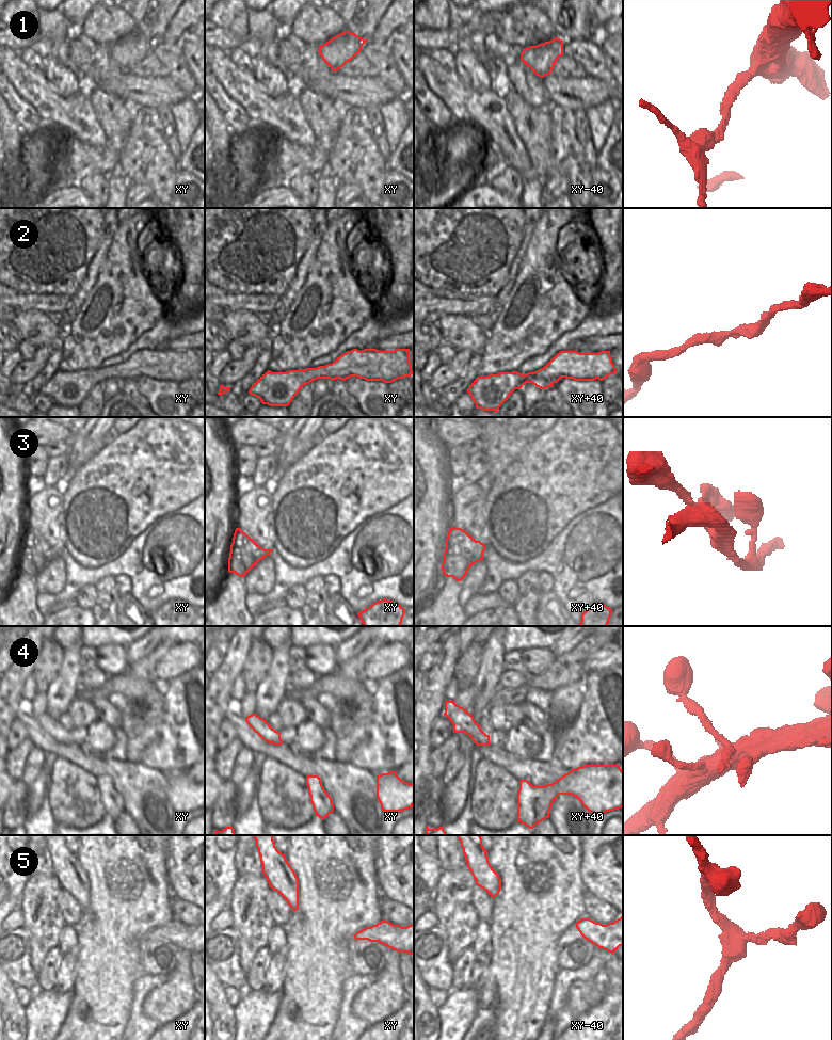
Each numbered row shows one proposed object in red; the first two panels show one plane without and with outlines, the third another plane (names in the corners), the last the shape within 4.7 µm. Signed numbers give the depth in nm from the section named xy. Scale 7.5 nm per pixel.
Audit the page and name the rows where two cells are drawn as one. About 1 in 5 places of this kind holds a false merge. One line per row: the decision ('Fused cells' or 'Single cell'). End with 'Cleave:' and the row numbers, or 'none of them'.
1: Fused cells
2: Single cell
3: Fused cells
4: Single cell
5: Single cell
Cleave: 1, 3.

